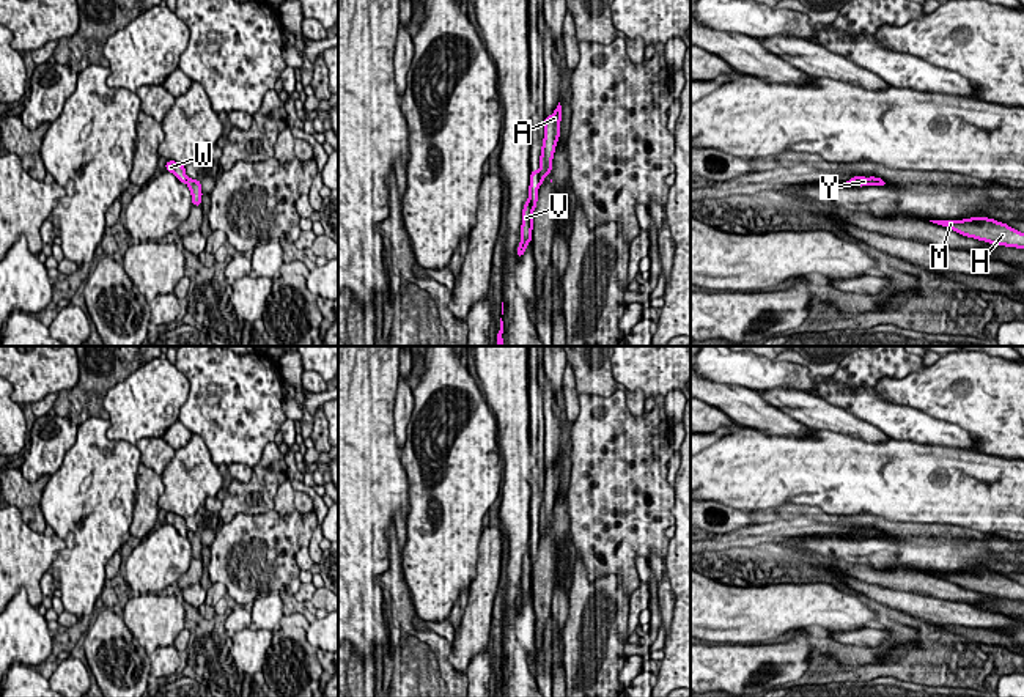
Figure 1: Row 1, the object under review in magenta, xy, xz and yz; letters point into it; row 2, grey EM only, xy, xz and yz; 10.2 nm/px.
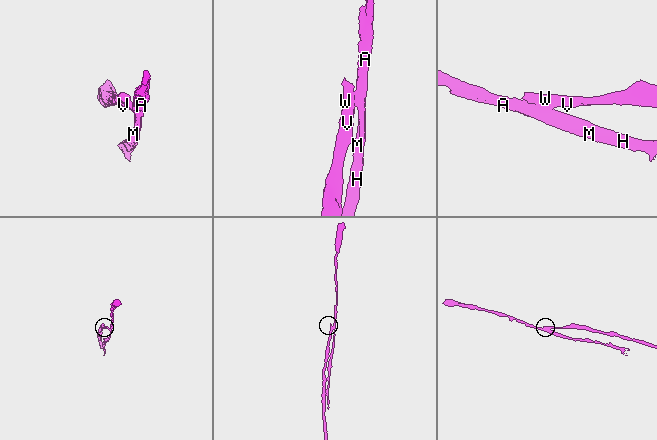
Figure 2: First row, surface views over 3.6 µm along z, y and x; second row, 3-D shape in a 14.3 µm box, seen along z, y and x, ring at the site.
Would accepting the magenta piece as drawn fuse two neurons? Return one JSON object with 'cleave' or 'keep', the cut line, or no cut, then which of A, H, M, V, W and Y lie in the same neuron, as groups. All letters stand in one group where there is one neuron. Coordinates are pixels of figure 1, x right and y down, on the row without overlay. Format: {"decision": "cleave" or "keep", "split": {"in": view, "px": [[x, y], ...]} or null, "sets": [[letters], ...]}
{"decision": "cleave", "split": {"in": "xz", "px": [[538, 526], [540, 535]]}, "sets": [["A", "H", "M", "Y"], ["V", "W"]]}

